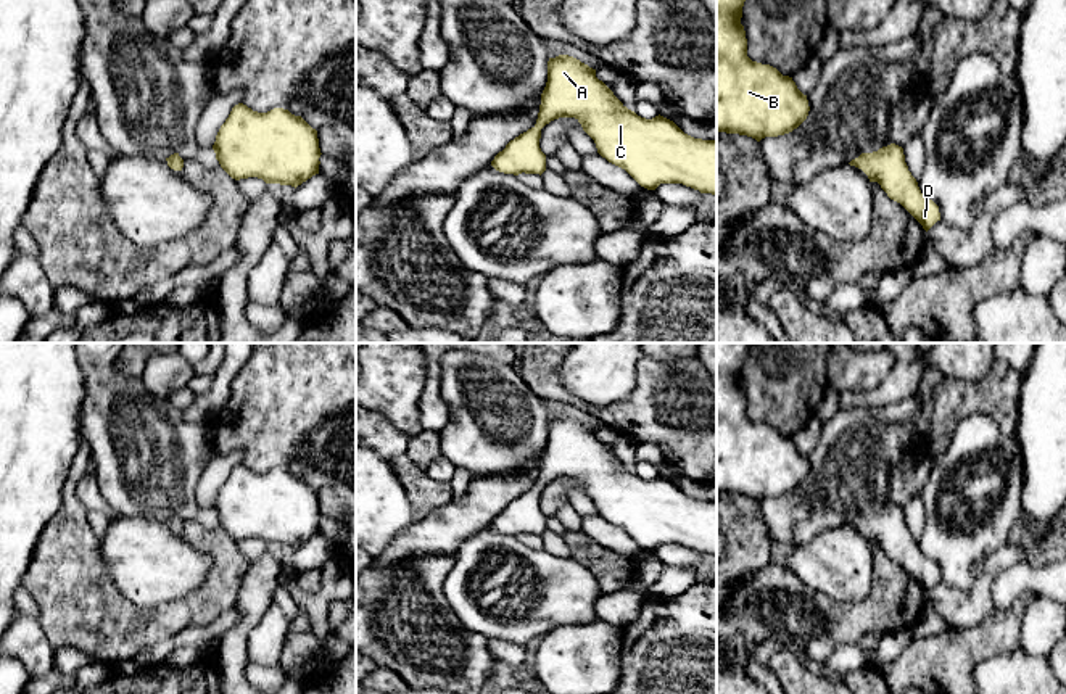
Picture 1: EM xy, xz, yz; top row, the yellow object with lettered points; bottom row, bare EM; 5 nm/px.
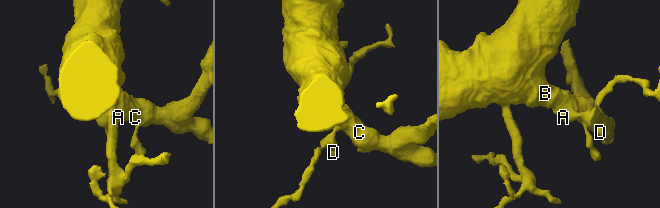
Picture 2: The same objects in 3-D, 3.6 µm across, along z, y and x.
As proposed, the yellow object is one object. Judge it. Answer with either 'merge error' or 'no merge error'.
no merge error

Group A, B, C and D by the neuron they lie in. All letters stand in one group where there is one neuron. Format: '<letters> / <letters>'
A B C D

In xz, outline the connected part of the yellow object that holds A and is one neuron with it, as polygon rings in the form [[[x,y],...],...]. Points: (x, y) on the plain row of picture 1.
[[[568,415],[549,419],[536,485],[510,501],[491,527],[504,535],[541,536],[546,531],[546,515],[539,509],[541,490],[559,478],[575,478],[594,501],[597,514],[625,530],[641,547],[655,551],[660,544],[683,544],[717,557],[717,501],[694,499],[660,475],[652,480],[638,477],[596,438],[596,430]]]

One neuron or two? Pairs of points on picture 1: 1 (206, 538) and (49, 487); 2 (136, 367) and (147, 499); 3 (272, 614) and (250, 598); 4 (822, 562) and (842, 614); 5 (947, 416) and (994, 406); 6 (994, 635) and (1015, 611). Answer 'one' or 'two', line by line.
1: two
2: two
3: two
4: two
5: one
6: one

